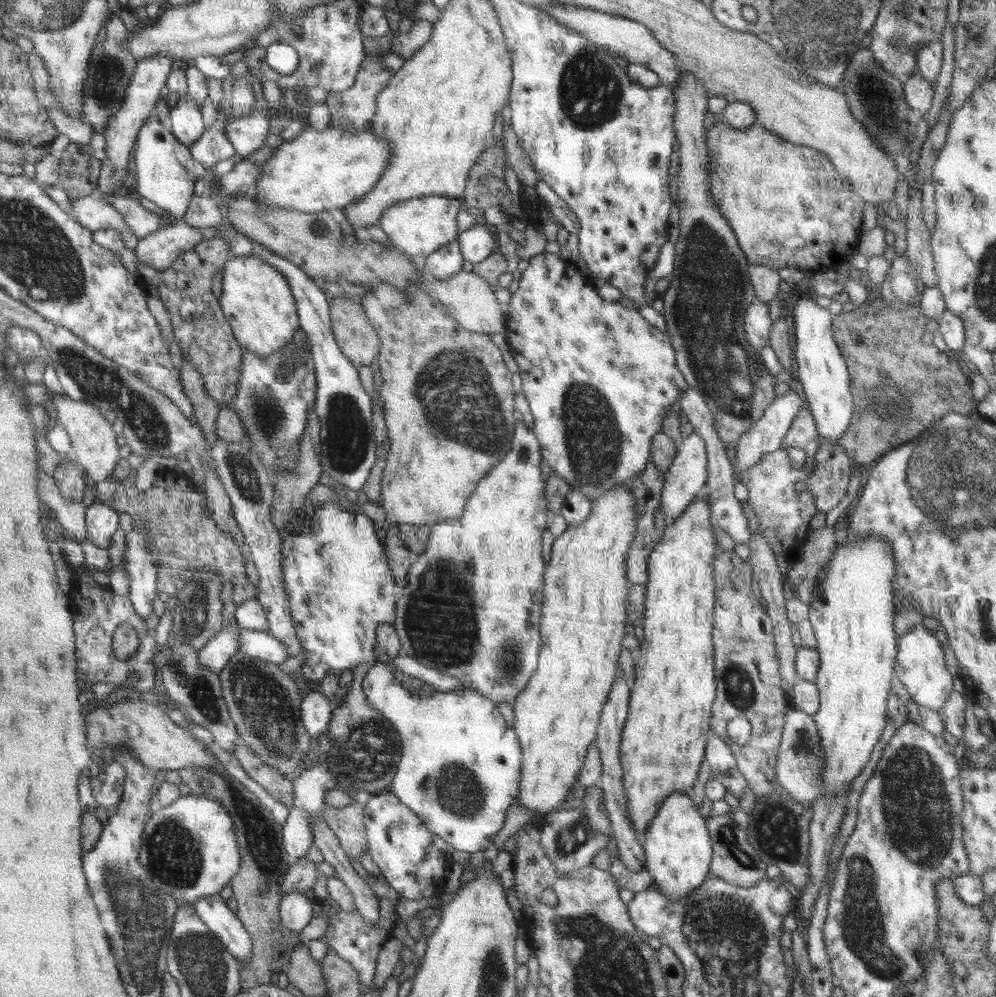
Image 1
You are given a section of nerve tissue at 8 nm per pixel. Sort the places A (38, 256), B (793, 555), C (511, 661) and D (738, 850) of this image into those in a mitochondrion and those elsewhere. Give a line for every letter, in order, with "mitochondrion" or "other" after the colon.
A: mitochondrion
B: other
C: mitochondrion
D: mitochondrion

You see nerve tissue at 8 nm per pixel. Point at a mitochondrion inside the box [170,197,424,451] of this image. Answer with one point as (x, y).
(269, 412)

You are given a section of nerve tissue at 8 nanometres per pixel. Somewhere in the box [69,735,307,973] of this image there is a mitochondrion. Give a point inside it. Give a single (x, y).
(172, 853)

